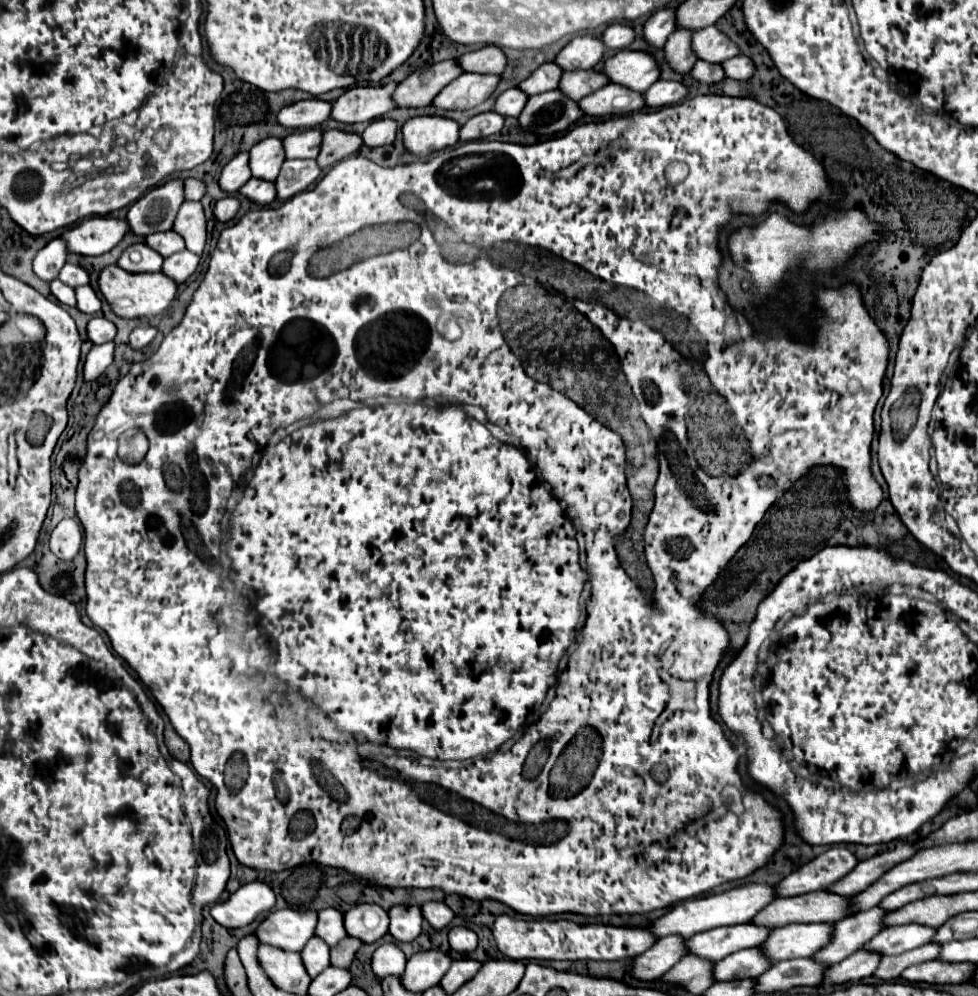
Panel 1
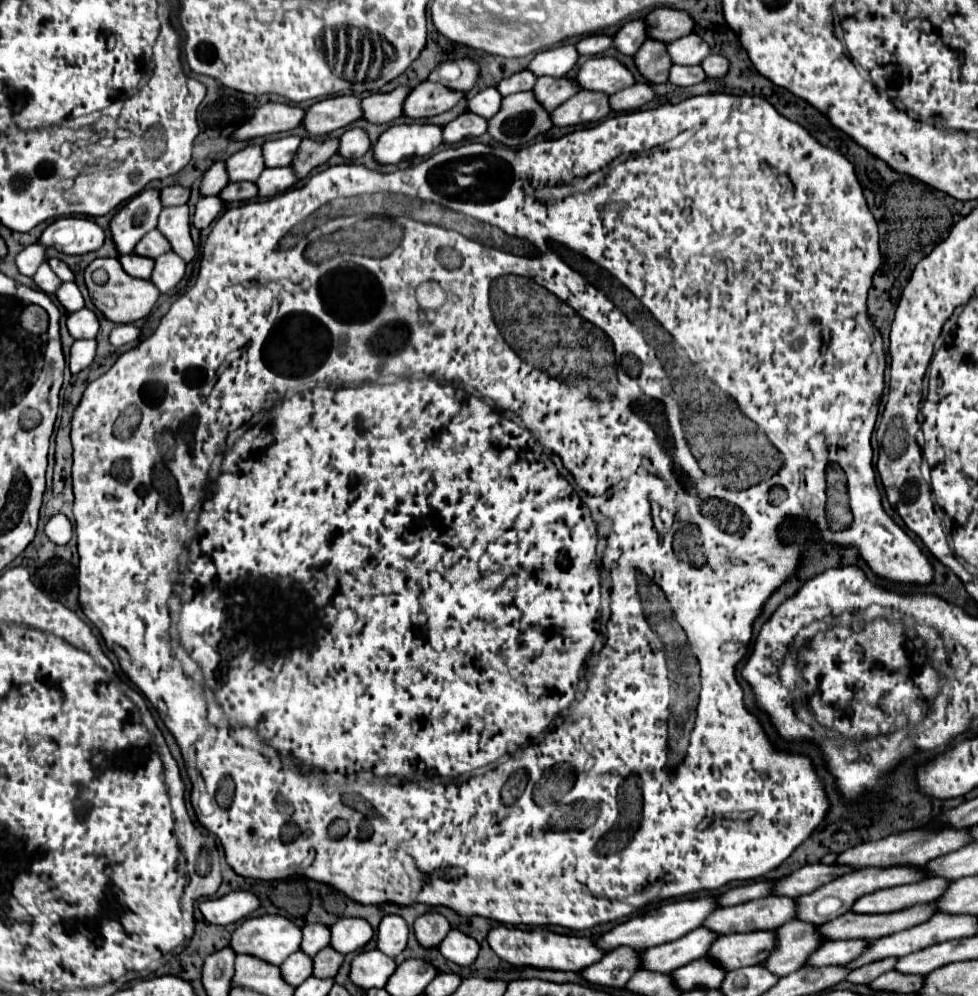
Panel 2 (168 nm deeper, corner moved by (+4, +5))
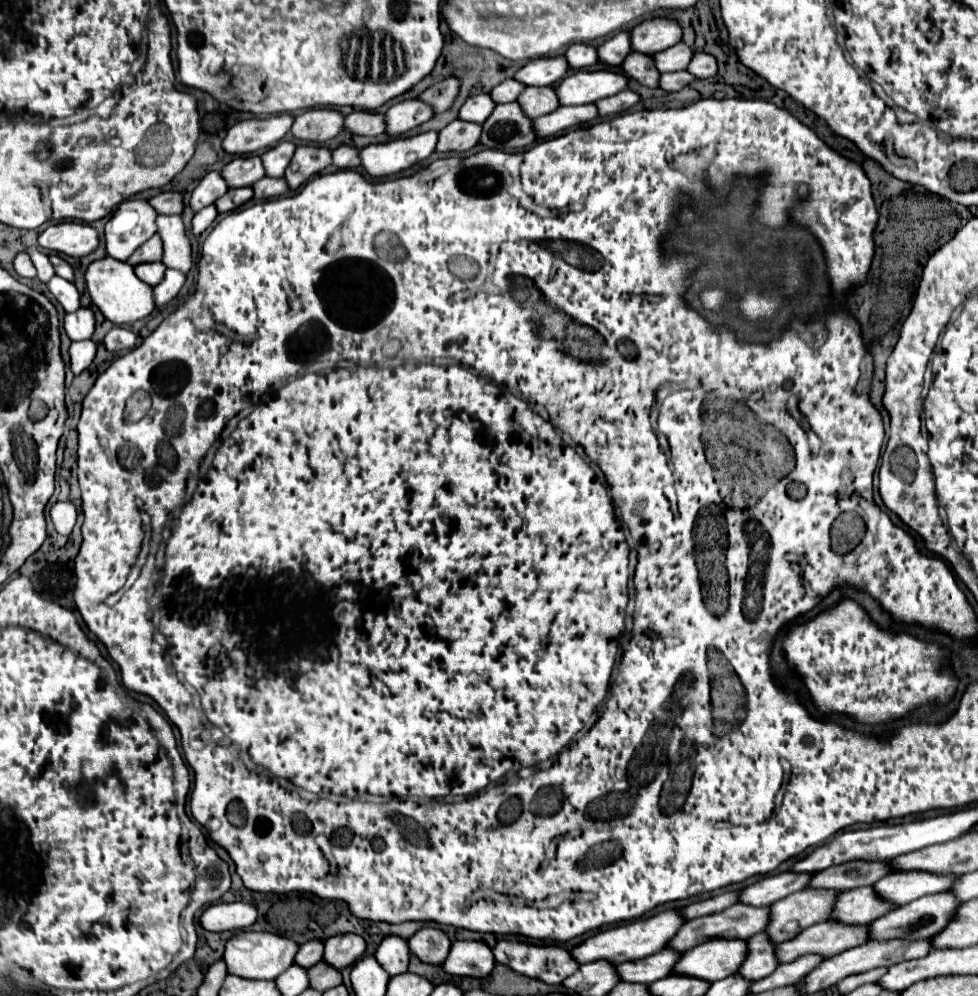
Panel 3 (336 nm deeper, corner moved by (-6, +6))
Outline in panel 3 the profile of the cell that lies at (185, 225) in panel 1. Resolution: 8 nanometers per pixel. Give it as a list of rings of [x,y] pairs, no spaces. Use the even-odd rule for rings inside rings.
[[[157,216],[157,234],[163,240],[161,262],[167,268],[177,268],[179,272],[187,274],[191,268],[191,244],[185,236],[181,216]]]

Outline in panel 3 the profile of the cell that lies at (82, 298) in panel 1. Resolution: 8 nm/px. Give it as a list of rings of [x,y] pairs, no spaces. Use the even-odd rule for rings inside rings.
[[[53,276],[47,284],[49,292],[55,296],[55,300],[63,306],[65,312],[75,312],[79,310],[79,292],[77,288],[73,286],[73,282],[69,280],[63,280],[59,276]]]

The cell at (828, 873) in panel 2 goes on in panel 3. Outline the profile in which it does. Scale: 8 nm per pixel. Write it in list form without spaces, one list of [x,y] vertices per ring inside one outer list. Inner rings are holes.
[[[781,872],[761,878],[741,890],[741,902],[755,908],[769,906],[793,892],[807,888],[809,878],[811,874],[795,874],[795,872]]]

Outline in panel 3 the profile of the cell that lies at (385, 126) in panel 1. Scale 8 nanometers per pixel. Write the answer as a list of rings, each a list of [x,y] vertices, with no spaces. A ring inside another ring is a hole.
[[[339,146],[331,154],[333,154],[333,164],[339,170],[351,170],[359,166],[359,152],[353,146]]]

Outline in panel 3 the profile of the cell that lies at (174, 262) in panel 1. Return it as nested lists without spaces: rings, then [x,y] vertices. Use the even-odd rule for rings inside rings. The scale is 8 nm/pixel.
[[[167,270],[163,282],[153,288],[155,304],[163,306],[163,304],[171,302],[177,296],[177,292],[183,288],[183,284],[185,284],[185,274],[183,272],[179,272],[179,270]]]

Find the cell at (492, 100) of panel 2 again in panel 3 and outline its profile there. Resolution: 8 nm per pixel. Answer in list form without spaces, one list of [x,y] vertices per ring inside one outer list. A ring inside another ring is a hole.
[[[479,94],[479,96],[471,96],[465,100],[465,104],[459,110],[459,120],[467,120],[467,122],[475,122],[475,124],[483,124],[489,114],[493,112],[495,102],[491,100],[489,94]]]

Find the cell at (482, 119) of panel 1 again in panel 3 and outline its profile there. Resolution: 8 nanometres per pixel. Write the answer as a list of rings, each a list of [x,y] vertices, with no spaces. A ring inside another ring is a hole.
[[[455,120],[439,132],[435,150],[437,152],[467,152],[479,142],[479,136],[481,136],[479,124]]]

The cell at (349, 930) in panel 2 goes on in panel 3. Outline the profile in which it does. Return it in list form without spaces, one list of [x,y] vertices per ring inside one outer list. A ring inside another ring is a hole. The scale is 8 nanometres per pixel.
[[[339,934],[323,942],[323,962],[337,968],[339,972],[357,962],[365,952],[365,940],[357,934]]]

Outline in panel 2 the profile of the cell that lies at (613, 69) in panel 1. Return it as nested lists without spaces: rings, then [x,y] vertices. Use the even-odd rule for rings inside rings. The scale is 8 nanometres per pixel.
[[[591,57],[587,59],[575,81],[581,89],[589,91],[603,91],[603,93],[617,93],[631,85],[635,85],[633,73],[617,59],[617,57]]]

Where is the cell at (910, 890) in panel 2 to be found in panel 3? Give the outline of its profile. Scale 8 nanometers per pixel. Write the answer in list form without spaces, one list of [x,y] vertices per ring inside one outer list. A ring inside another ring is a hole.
[[[855,888],[837,894],[829,918],[847,926],[857,926],[857,924],[869,924],[871,920],[883,916],[889,910],[893,910],[893,906],[879,900],[873,888]]]

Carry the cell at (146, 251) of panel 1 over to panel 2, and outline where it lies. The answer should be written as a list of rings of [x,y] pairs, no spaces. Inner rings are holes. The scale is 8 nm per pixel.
[[[129,253],[129,255],[121,255],[119,257],[119,263],[133,277],[141,277],[141,279],[149,279],[151,277],[153,259],[147,259],[147,257],[139,257],[135,253]]]

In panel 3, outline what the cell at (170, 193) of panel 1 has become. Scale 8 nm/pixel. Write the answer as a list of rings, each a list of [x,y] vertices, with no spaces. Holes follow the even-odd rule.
[[[125,200],[119,204],[111,220],[105,224],[107,256],[115,260],[127,260],[155,234],[155,218],[157,212],[147,200]]]

